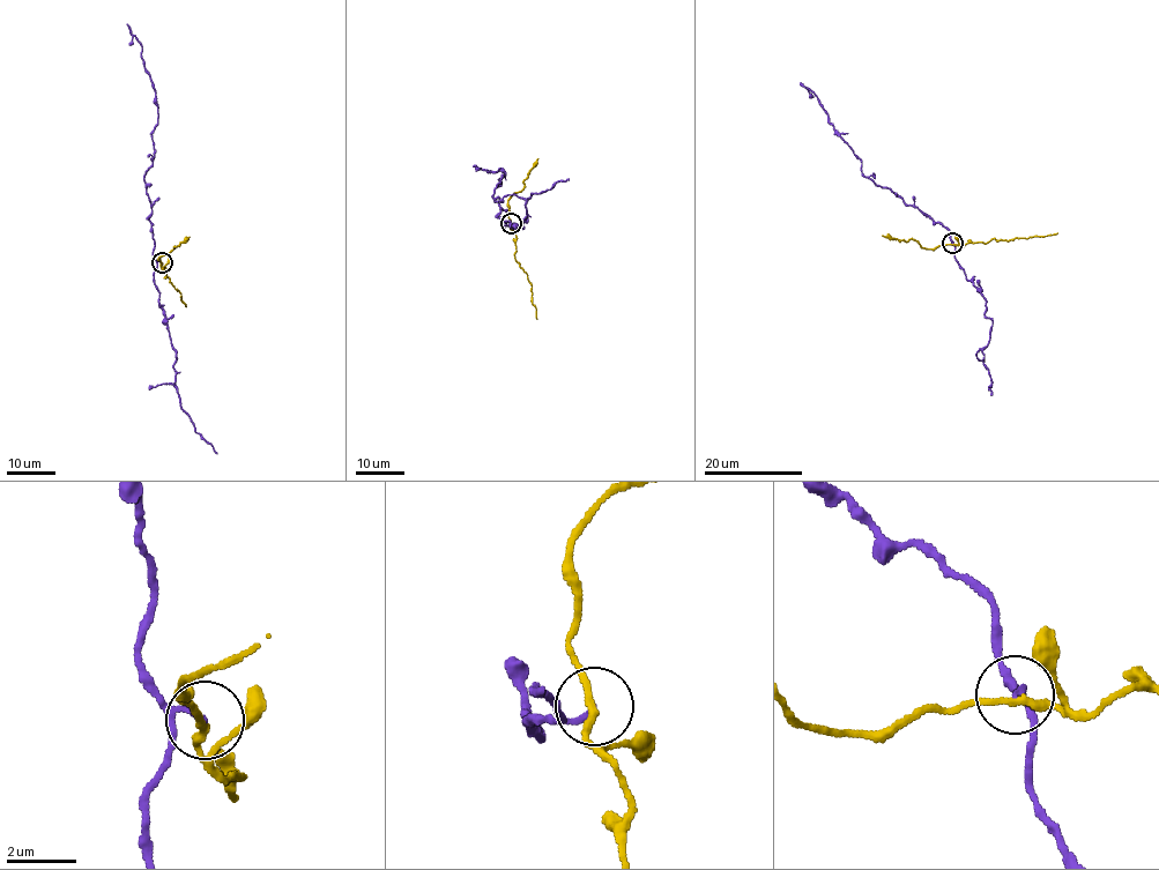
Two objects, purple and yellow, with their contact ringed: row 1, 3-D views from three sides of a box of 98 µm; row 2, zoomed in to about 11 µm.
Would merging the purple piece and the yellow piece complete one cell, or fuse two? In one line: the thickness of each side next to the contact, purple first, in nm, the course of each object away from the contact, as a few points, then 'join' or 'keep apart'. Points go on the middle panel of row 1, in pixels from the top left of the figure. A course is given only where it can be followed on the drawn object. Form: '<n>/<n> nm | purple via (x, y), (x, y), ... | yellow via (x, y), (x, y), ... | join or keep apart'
160/200 nm | purple via (511, 223), (502, 228), (497, 216), (499, 203), (492, 198), (505, 172), (491, 172), (473, 165) | yellow via (511, 223), (515, 236), (514, 258), (532, 285), (536, 320) | keep apart

